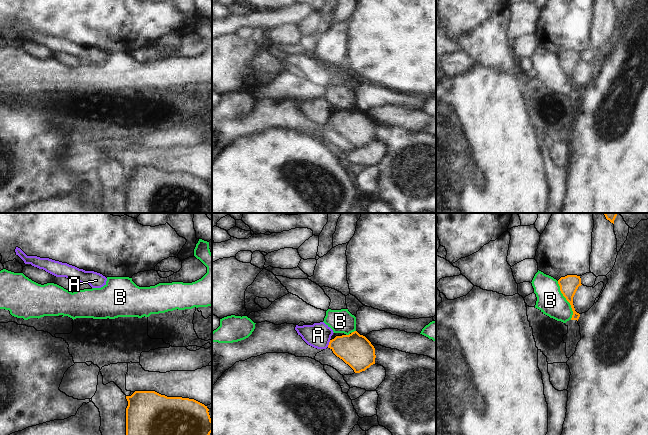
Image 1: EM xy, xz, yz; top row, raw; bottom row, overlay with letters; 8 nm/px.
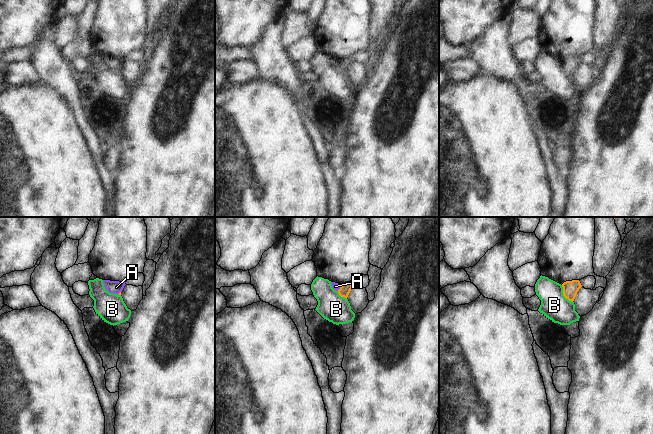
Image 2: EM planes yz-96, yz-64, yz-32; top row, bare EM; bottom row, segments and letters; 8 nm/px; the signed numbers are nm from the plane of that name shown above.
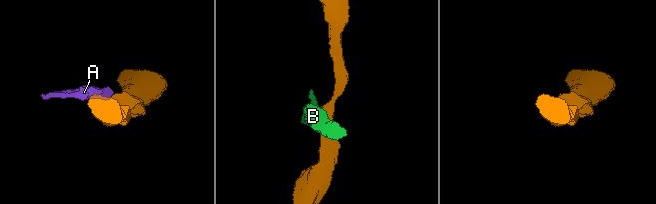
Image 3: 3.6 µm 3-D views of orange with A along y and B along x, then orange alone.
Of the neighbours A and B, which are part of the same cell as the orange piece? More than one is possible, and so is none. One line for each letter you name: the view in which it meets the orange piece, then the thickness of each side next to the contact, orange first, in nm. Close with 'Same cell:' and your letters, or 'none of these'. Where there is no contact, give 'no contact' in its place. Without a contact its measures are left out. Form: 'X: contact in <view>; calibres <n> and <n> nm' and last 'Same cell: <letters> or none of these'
Same cell: none of these

